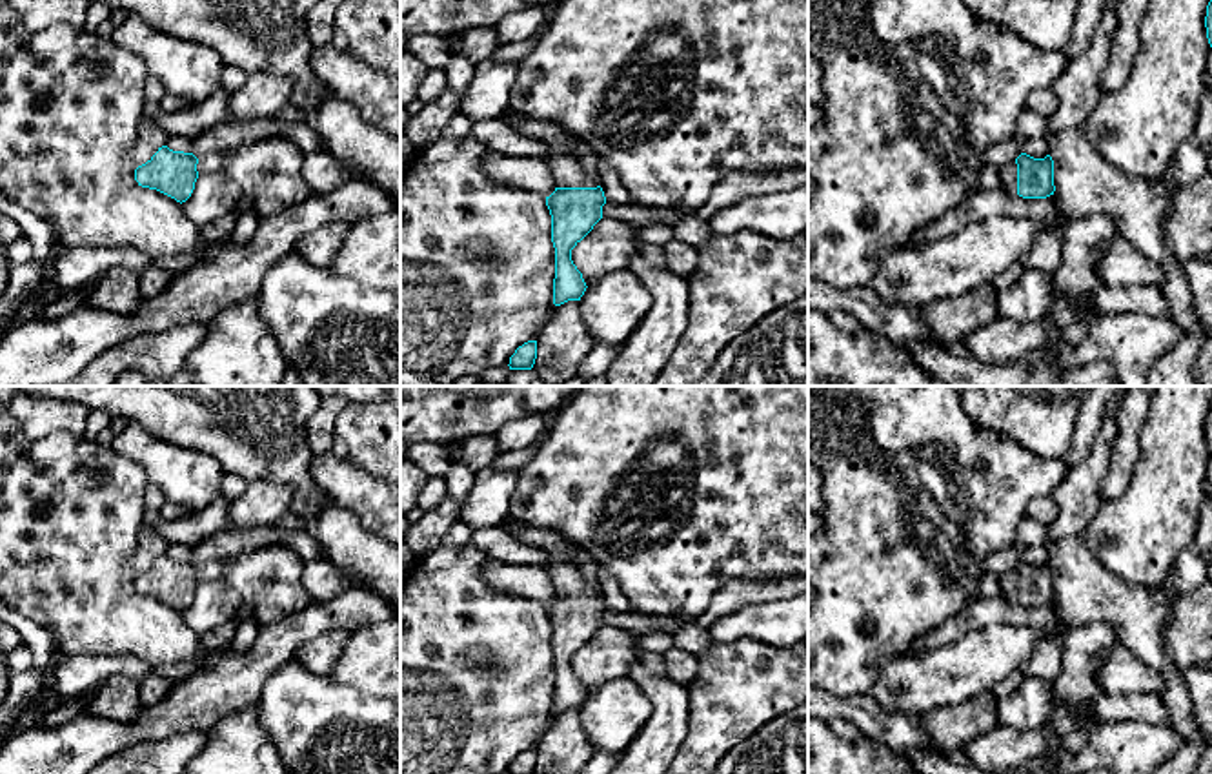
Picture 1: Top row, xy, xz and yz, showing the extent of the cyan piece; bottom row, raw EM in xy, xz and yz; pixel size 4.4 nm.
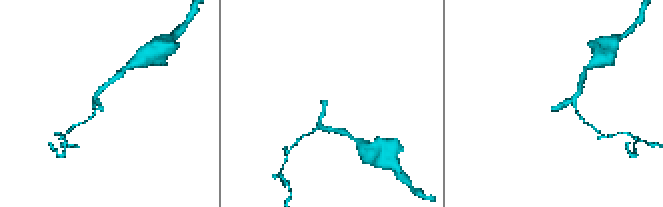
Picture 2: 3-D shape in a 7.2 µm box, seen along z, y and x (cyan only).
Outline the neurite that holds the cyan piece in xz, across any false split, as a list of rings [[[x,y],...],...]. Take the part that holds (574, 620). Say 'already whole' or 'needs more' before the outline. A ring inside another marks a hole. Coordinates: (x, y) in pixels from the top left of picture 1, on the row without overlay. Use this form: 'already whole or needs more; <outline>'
needs more; [[[548,552],[546,566],[555,599],[546,605],[551,623],[551,650],[555,656],[553,712],[581,708],[586,699],[582,681],[571,668],[571,657],[602,626],[606,612],[599,583],[582,577],[581,570],[562,555]]]

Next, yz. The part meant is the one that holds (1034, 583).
needs more; [[[1021,561],[1001,575],[1001,596],[1023,606],[1046,606],[1054,603],[1054,568],[1050,563],[1034,566]]]

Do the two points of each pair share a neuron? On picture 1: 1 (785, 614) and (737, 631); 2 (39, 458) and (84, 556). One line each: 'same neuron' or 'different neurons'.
1: same neuron
2: same neuron

